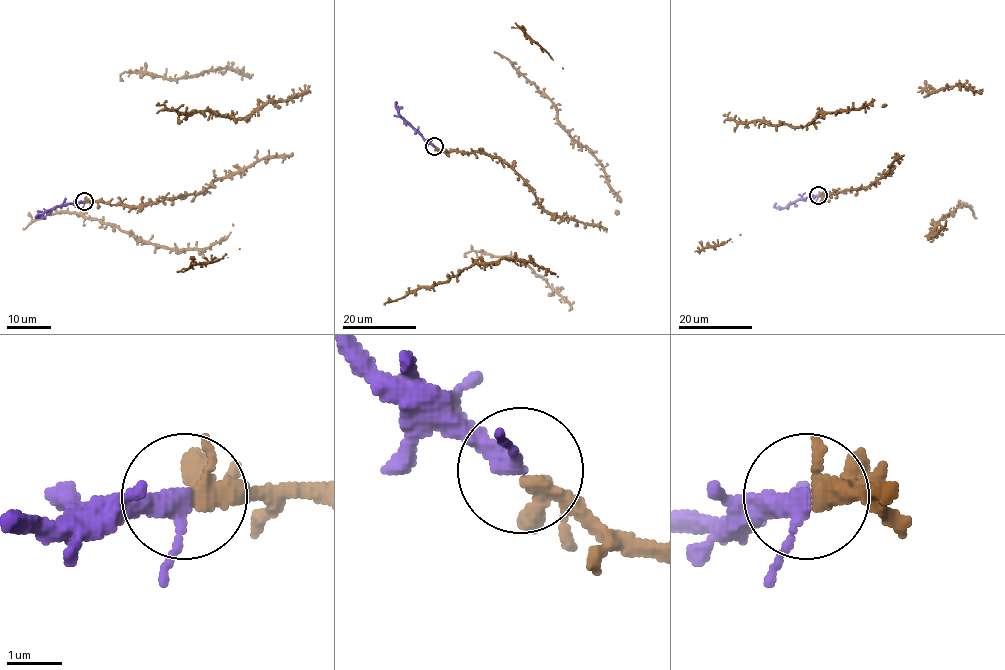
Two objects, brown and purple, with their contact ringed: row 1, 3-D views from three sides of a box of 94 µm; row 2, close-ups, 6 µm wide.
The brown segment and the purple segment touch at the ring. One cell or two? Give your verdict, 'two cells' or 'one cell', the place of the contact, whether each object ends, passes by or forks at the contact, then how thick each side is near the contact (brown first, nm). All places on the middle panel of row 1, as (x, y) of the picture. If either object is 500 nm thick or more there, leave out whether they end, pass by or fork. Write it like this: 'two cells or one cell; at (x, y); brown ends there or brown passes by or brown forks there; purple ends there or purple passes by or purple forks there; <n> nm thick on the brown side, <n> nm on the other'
one cell; at (434, 146); brown passes by; purple passes by; 280 nm thick on the brown side, 280 nm on the other

